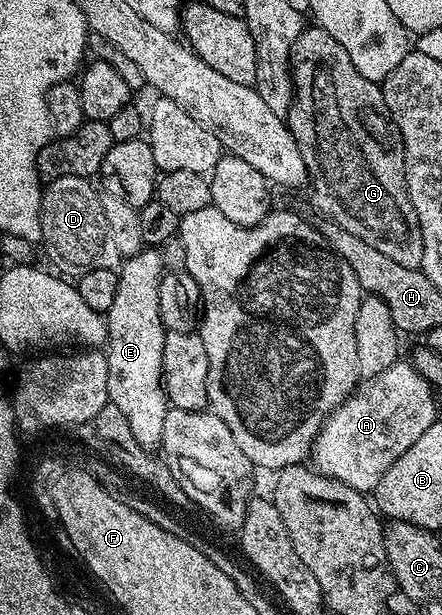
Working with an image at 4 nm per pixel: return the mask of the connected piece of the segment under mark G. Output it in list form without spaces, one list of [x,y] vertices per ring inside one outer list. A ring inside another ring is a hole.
[[[317,26],[303,27],[302,33],[298,35],[298,39],[292,45],[290,67],[294,81],[294,100],[291,102],[290,110],[286,113],[284,119],[290,125],[290,133],[300,150],[300,158],[304,158],[311,202],[323,212],[321,215],[325,219],[331,220],[334,224],[339,224],[351,234],[356,234],[361,241],[368,242],[373,249],[380,250],[385,257],[392,258],[393,261],[398,262],[401,266],[421,269],[424,248],[420,238],[420,226],[416,218],[416,210],[412,206],[410,195],[408,194],[406,151],[404,150],[404,142],[398,133],[396,122],[388,114],[388,110],[384,106],[384,94],[381,87],[375,81],[364,78],[364,74],[360,74],[360,70],[356,70],[356,66],[352,66],[352,58],[348,58],[348,50],[344,50],[344,46],[340,46],[340,42],[336,42],[336,38],[332,38],[332,34],[328,34],[328,30]]]

